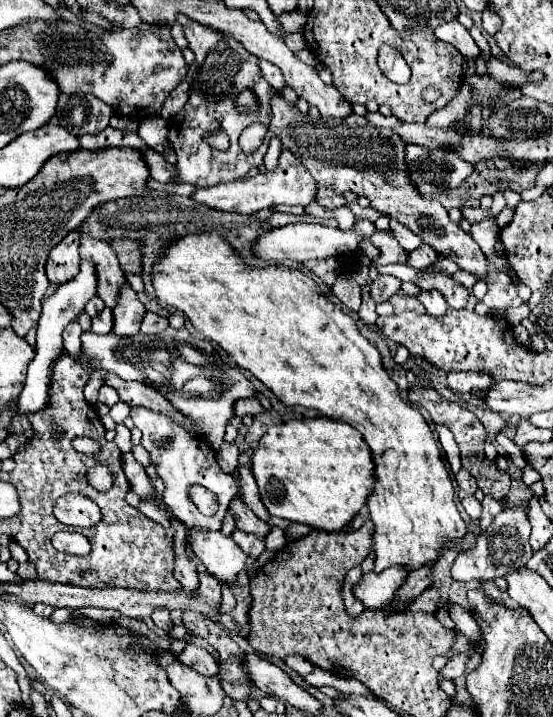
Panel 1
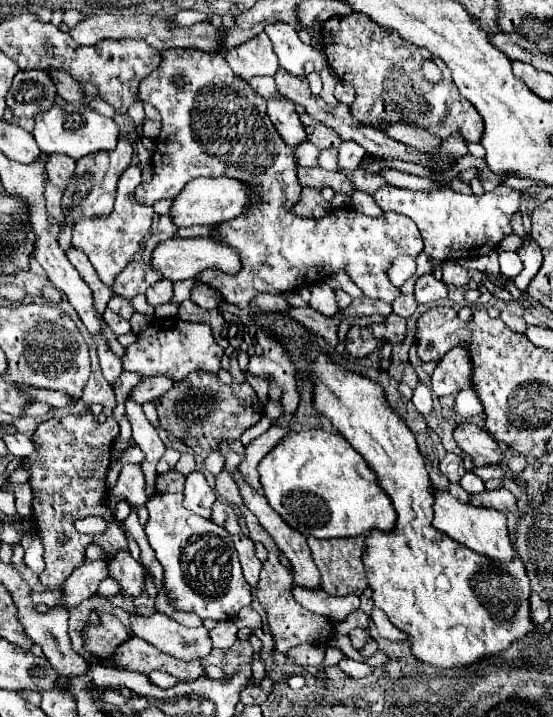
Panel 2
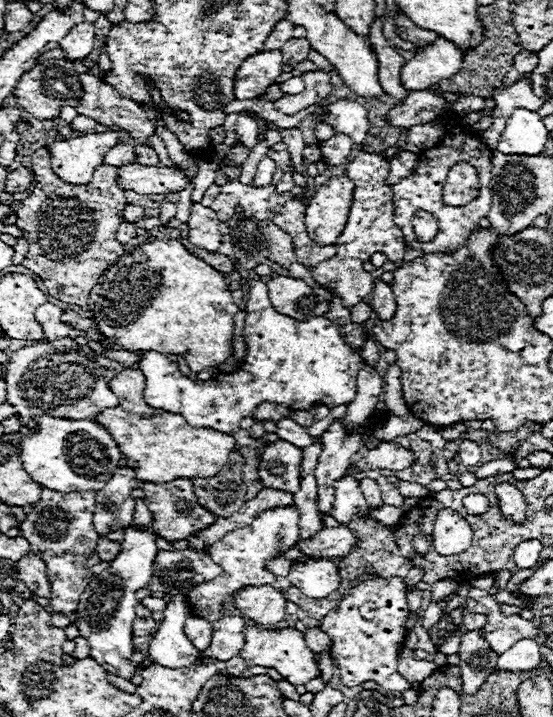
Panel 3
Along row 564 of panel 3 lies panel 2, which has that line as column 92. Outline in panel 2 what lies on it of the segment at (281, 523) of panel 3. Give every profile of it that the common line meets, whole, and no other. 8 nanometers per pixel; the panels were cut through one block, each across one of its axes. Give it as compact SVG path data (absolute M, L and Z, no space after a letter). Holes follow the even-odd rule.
M130 166L120 176L120 182L118 182L118 188L116 188L116 204L114 204L112 214L108 218L78 220L74 224L74 230L72 230L72 246L86 252L86 256L92 262L98 278L106 286L112 286L114 278L128 266L134 252L138 252L140 242L150 234L150 224L152 224L152 214L154 214L152 206L142 206L142 204L130 200L130 196L134 194L138 184L140 184L140 168Z

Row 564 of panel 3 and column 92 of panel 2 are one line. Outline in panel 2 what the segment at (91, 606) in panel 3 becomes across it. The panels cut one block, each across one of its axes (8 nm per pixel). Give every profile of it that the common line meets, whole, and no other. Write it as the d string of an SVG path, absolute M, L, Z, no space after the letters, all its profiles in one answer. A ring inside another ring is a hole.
M66 102L62 106L58 106L58 104L52 106L52 110L48 110L44 114L38 114L36 128L32 134L44 154L66 154L74 160L80 160L92 152L112 150L118 142L120 130L112 118L100 116L88 104Z

